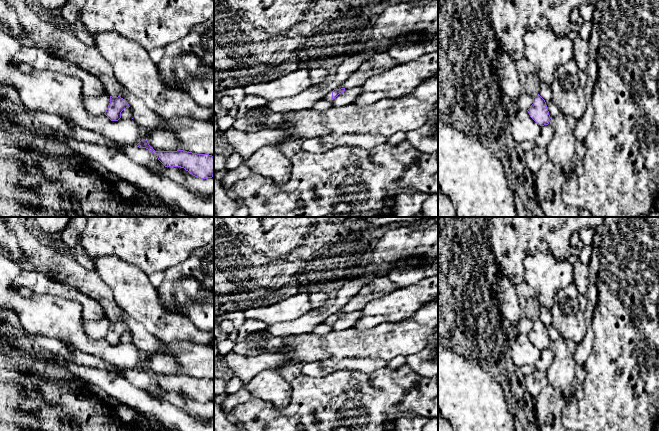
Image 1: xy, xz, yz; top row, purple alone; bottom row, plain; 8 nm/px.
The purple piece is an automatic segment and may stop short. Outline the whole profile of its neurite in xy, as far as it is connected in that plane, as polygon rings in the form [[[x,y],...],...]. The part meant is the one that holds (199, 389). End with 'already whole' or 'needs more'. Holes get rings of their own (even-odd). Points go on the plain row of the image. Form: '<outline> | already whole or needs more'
[[[145,363],[135,370],[150,374],[165,391],[181,391],[201,403],[212,402],[214,399],[214,380],[212,379],[183,374],[155,375]]] | already whole

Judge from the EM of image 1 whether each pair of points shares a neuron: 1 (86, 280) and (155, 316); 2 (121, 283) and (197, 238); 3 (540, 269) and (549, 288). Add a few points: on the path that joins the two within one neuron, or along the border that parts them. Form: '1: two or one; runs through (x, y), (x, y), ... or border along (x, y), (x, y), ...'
1: two; border along (100, 276), (112, 292), (113, 300), (124, 311)
2: two; border along (121, 260), (137, 266), (148, 276)
3: one; runs through (544, 274), (546, 276), (546, 283)

